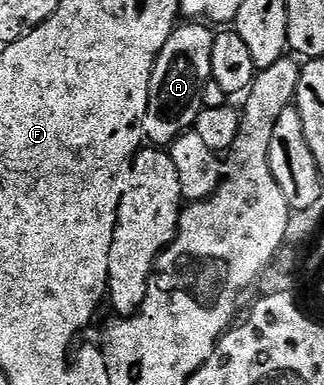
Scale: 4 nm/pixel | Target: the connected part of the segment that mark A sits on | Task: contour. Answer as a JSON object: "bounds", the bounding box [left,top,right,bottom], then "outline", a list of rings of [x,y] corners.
{"bounds":[142,23,215,147],"outline":[[[206,23],[179,24],[164,43],[154,64],[150,80],[150,102],[142,120],[145,140],[154,147],[169,147],[181,133],[193,130],[196,119],[202,114],[205,88],[211,83],[212,43],[215,30]]]}

